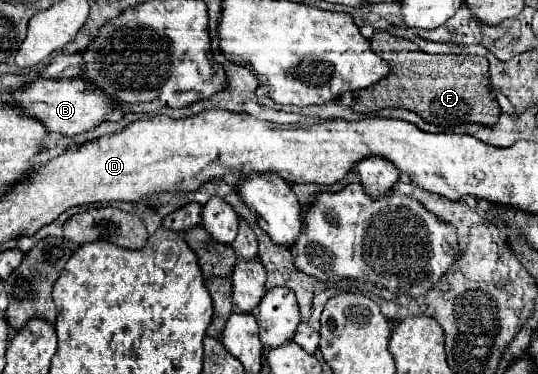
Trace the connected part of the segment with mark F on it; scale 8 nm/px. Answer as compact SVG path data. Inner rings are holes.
M398 51L398 53L378 53L388 65L390 73L376 85L368 89L360 89L354 93L352 111L356 113L374 113L384 107L402 107L420 115L426 123L440 125L440 127L456 127L462 123L480 123L492 125L500 117L500 107L490 91L490 75L488 75L488 61L478 55L428 55L422 51Z

